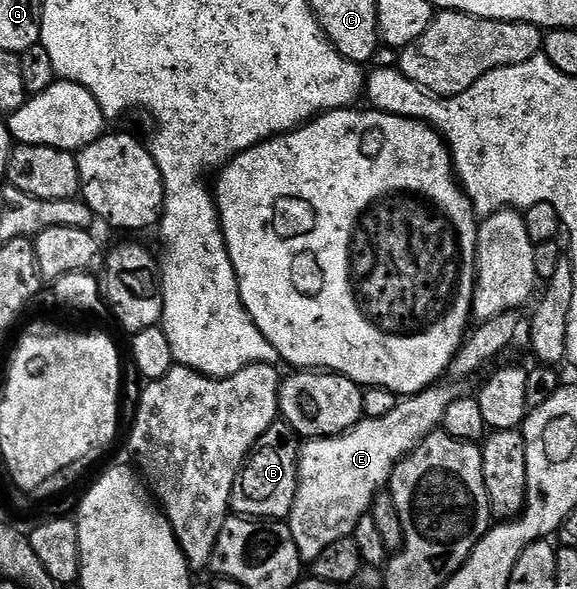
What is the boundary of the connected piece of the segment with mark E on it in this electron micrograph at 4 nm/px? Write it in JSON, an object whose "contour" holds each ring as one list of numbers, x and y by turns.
{"contour":[[435,383,420,394,407,396,399,400,394,410,383,418,366,417,356,427,352,427,341,437,329,439,310,439,301,446,298,467,298,490,294,506,288,518,292,539,300,551,303,562,309,563,336,539,353,534,356,523,370,512,374,498,389,486,394,467,407,456,409,450,415,449,429,433,435,432,444,419,444,411,460,396,460,389,454,383]]}

